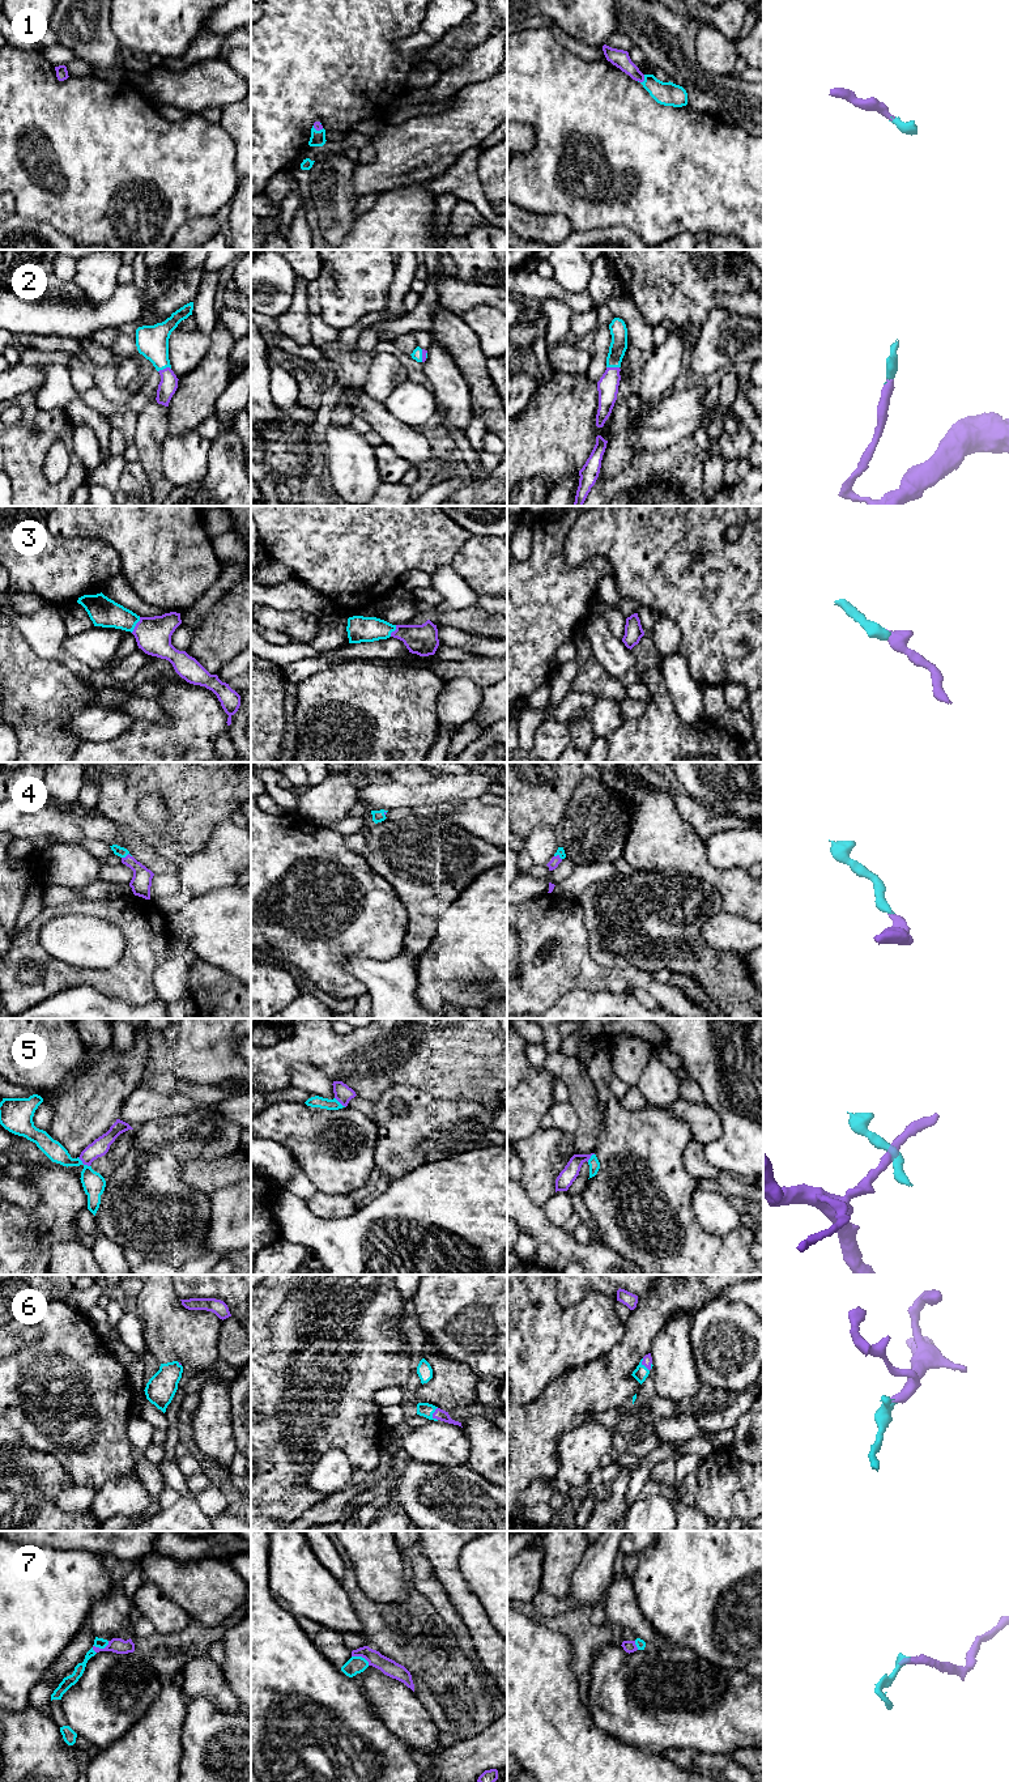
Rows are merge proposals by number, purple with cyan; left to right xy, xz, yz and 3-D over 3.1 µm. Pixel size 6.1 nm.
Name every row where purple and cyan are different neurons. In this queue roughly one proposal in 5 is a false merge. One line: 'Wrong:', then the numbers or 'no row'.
Wrong: 5

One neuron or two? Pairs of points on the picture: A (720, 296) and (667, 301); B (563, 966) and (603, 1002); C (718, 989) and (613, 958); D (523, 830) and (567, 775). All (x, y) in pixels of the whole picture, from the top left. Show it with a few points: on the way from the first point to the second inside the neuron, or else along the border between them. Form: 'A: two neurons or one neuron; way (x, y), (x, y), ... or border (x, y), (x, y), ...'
A: one neuron; way (707, 296), (680, 296)
B: two neurons; border (624, 992), (573, 989), (562, 996)
C: one neuron; way (693, 962), (685, 955), (639, 955)
D: one neuron; way (531, 817), (557, 789)

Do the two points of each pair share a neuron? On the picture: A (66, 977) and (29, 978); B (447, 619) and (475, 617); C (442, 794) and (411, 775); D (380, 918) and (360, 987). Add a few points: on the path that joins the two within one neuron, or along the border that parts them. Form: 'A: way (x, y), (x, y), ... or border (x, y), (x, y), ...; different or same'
A: way (56, 975), (38, 975); same
B: way (454, 619), (468, 619); same
C: border (433, 775), (422, 783), (399, 783), (394, 779); different
D: way (360, 932), (335, 957), (335, 970), (339, 974); same

